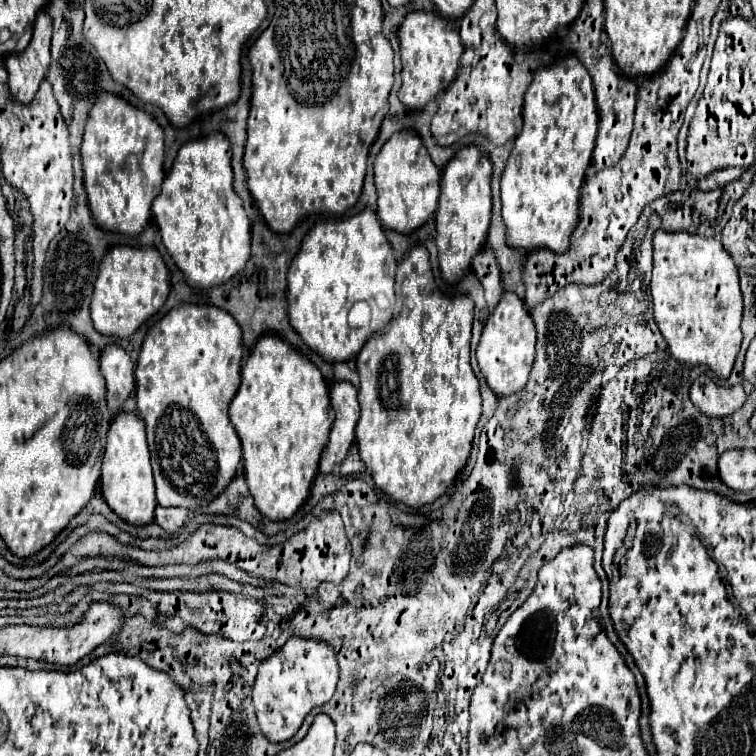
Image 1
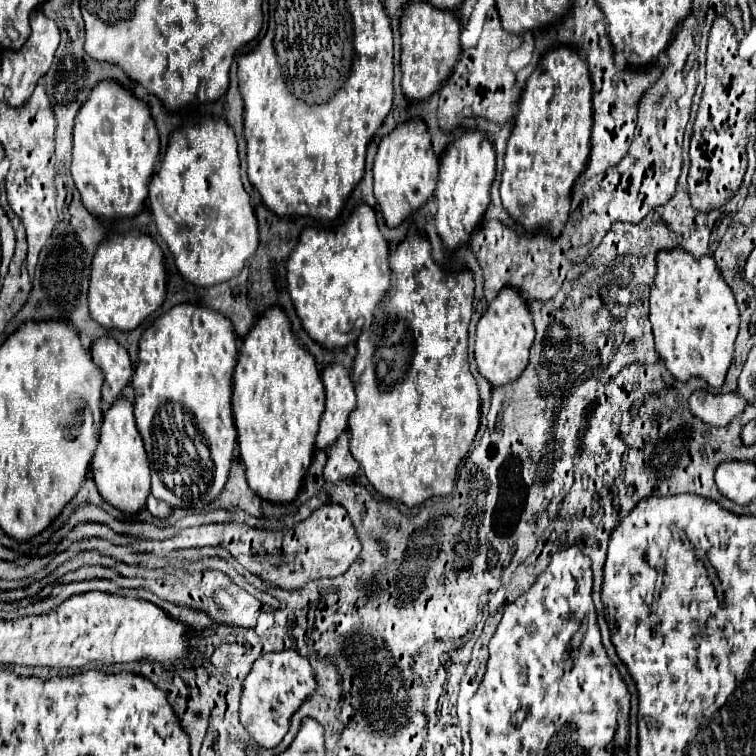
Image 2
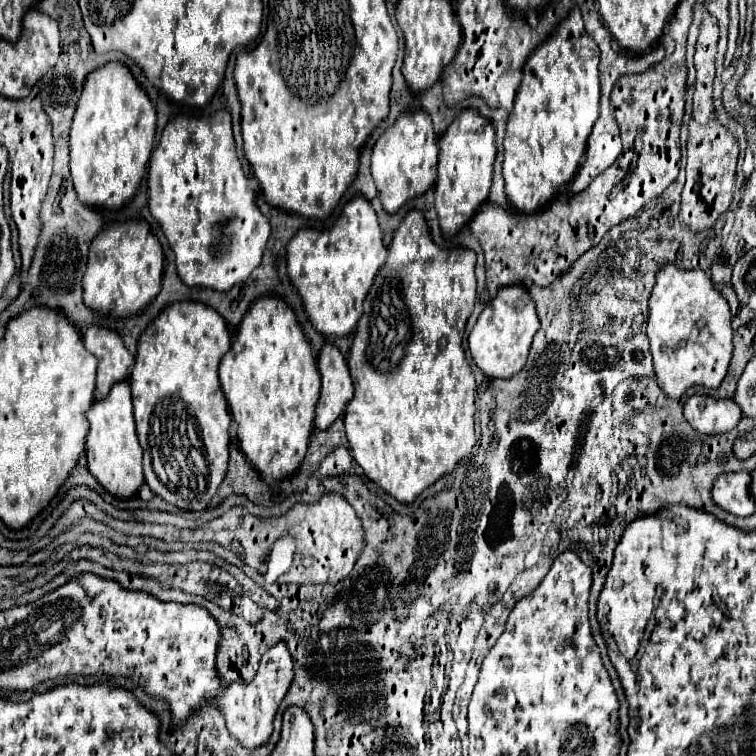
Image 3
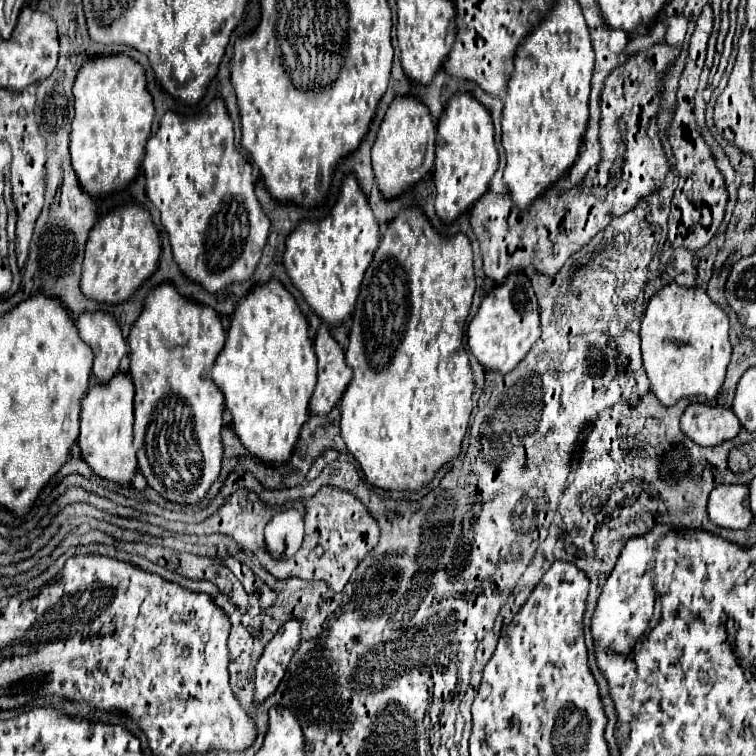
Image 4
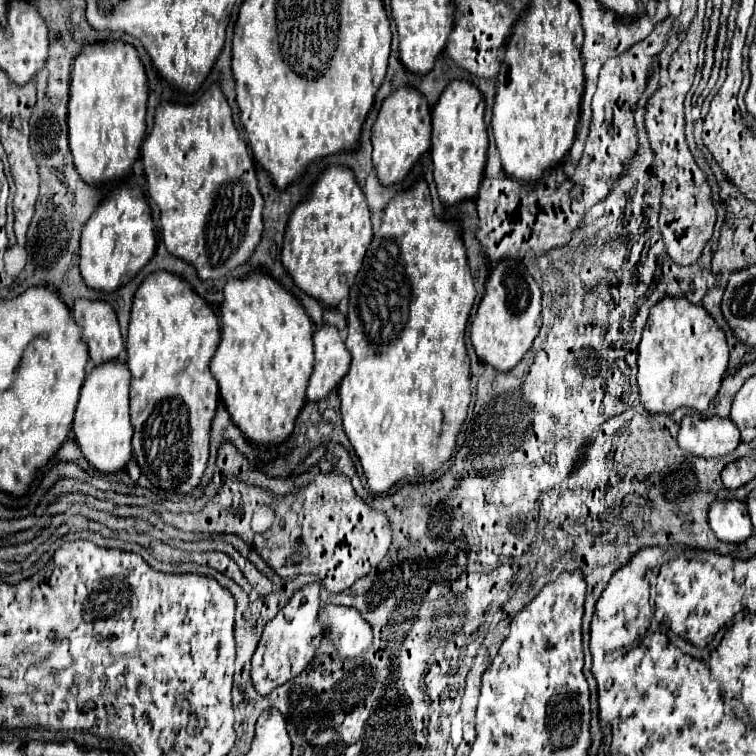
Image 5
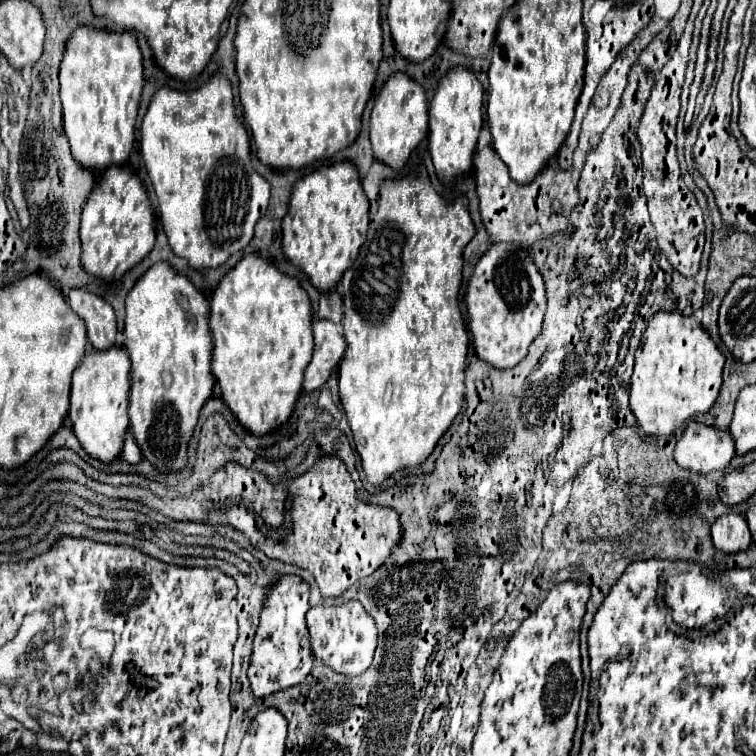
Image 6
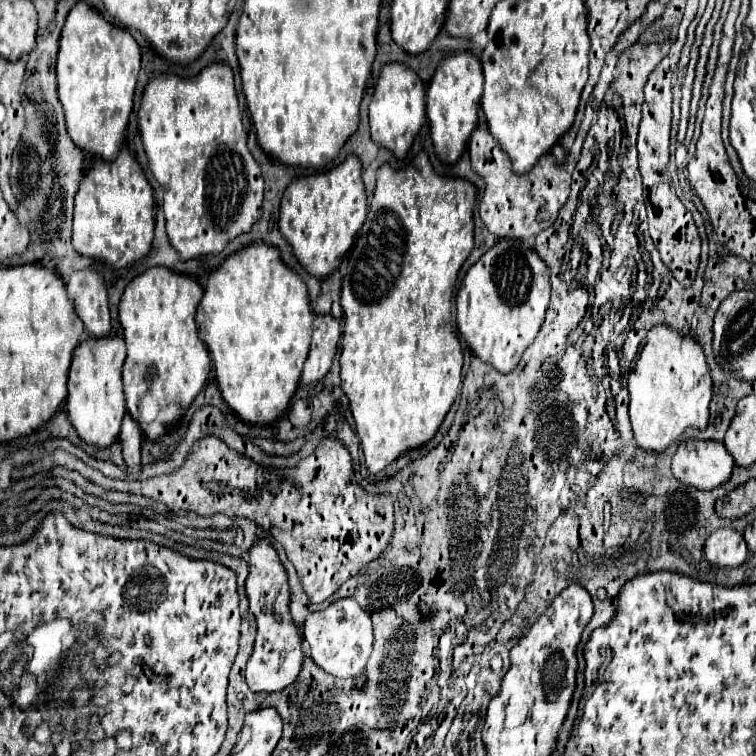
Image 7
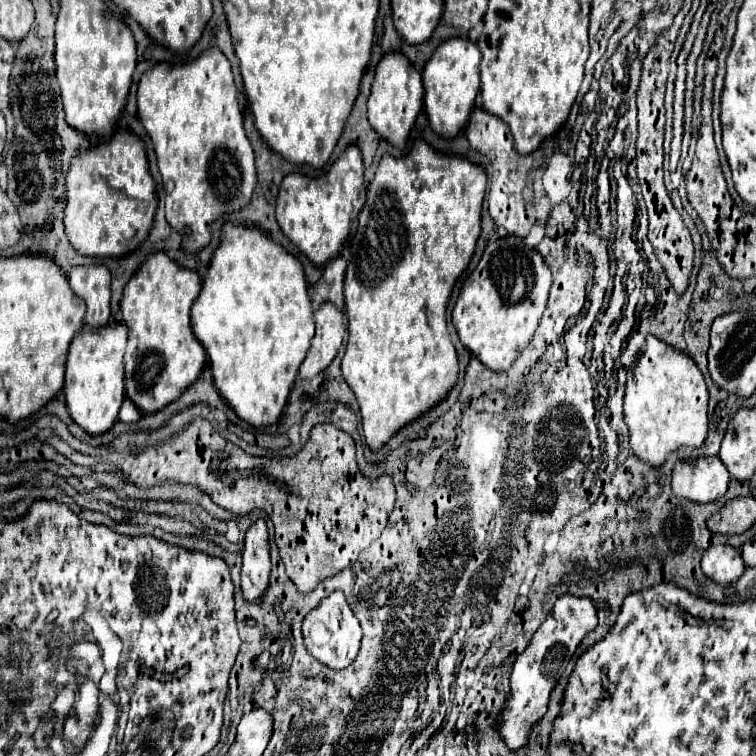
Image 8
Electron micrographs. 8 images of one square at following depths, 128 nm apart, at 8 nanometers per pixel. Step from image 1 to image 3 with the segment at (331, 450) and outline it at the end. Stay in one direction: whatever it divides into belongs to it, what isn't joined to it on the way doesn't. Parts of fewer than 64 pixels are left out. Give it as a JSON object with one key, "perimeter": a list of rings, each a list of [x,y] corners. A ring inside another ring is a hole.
{"perimeter":[[[332,342],[324,344],[318,356],[318,370],[322,376],[322,392],[316,404],[314,426],[318,430],[328,430],[334,424],[334,420],[346,412],[346,404],[352,398],[354,388],[346,366],[346,358]]]}

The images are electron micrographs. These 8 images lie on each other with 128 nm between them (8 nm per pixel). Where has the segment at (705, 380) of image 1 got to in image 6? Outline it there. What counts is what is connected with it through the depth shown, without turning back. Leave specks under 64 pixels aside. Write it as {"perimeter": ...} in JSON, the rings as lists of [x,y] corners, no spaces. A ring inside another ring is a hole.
{"perimeter":[[[690,422],[674,448],[678,466],[700,474],[724,470],[734,454],[730,430],[720,430],[700,422]]]}

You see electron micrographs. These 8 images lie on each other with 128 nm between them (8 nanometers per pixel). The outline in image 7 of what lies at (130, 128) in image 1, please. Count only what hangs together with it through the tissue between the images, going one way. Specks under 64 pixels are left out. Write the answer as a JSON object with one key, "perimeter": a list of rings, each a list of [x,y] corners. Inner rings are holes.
{"perimeter":[[[78,2],[64,24],[58,52],[58,94],[66,114],[66,130],[74,144],[106,162],[116,160],[134,104],[140,74],[140,46],[130,32],[106,22],[86,2]]]}

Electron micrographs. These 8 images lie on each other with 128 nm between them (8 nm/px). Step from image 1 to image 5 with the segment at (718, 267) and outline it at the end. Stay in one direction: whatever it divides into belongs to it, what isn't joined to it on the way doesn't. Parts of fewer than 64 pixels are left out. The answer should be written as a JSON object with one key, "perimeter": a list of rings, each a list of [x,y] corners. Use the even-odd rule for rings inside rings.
{"perimeter":[[[662,298],[650,308],[642,340],[638,344],[640,402],[652,414],[670,414],[676,408],[704,412],[716,396],[728,366],[728,344],[724,330],[700,304],[688,298]]]}

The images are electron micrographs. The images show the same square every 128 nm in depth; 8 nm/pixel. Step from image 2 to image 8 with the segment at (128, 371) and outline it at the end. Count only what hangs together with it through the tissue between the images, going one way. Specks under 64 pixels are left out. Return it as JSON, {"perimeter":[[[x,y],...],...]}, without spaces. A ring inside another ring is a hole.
{"perimeter":[[[76,266],[68,272],[76,296],[86,302],[86,324],[102,328],[110,320],[110,272],[106,266]]]}

